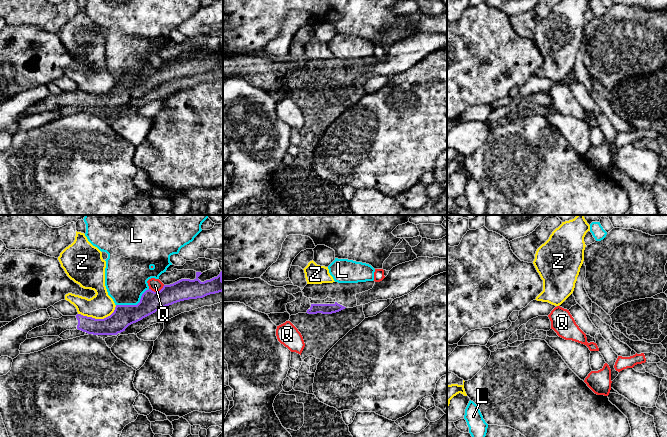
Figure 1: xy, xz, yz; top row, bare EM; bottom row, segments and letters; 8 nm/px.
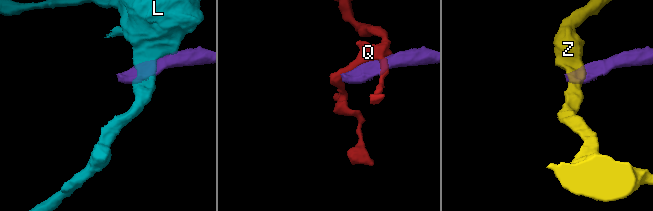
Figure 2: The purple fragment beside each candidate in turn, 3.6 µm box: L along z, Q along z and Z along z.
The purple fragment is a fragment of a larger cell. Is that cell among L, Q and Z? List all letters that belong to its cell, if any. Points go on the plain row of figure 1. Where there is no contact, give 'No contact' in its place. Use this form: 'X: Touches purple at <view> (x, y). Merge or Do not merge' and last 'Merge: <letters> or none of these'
L: Touches purple at xy (134, 81). Do not merge
Q: Touches purple at xy (156, 68). Do not merge
Z: Touches purple at xy (98, 95). Do not merge
Merge: none of these

